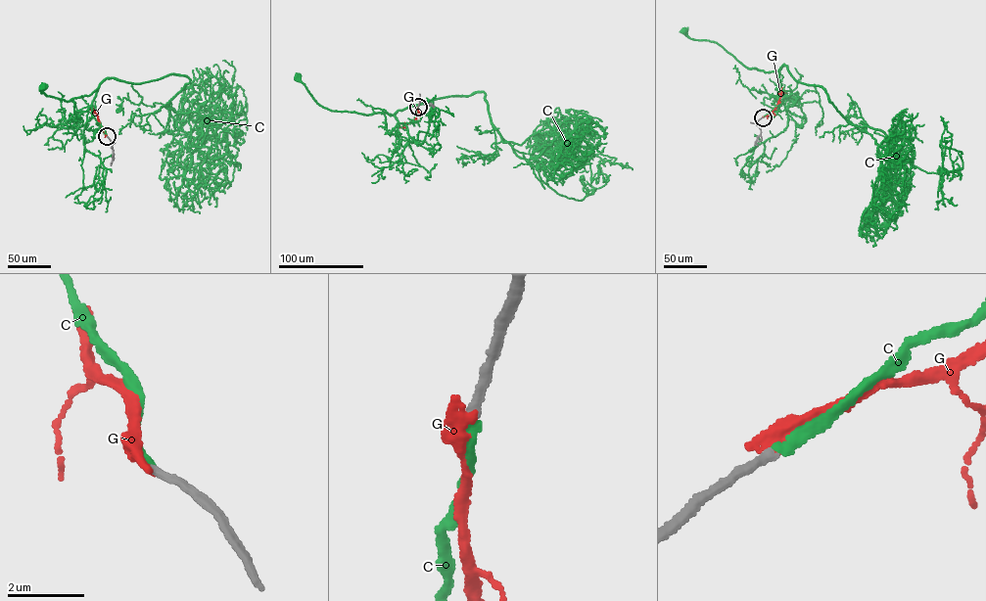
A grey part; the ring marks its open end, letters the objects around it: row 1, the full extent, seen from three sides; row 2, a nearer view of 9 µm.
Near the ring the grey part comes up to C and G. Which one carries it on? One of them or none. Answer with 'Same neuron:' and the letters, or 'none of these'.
Same neuron: C

